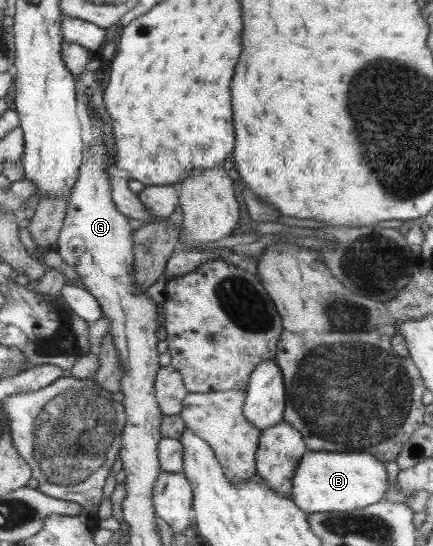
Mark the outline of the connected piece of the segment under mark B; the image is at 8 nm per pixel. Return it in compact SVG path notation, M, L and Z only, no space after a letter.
M305 452L294 477L293 501L306 515L315 512L350 512L382 500L387 490L388 474L384 463L365 452Z

